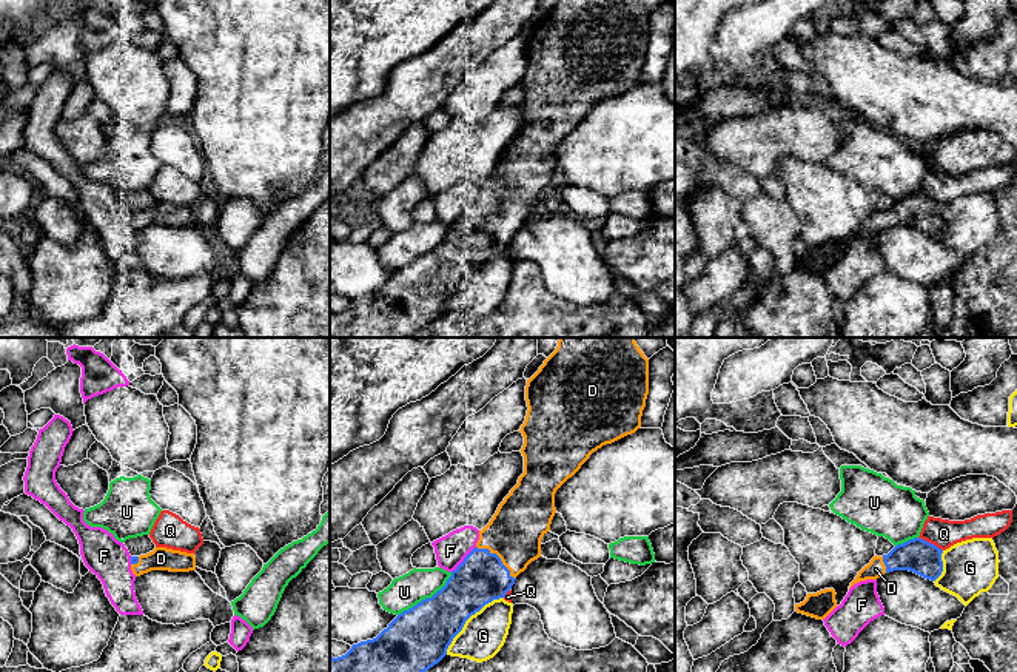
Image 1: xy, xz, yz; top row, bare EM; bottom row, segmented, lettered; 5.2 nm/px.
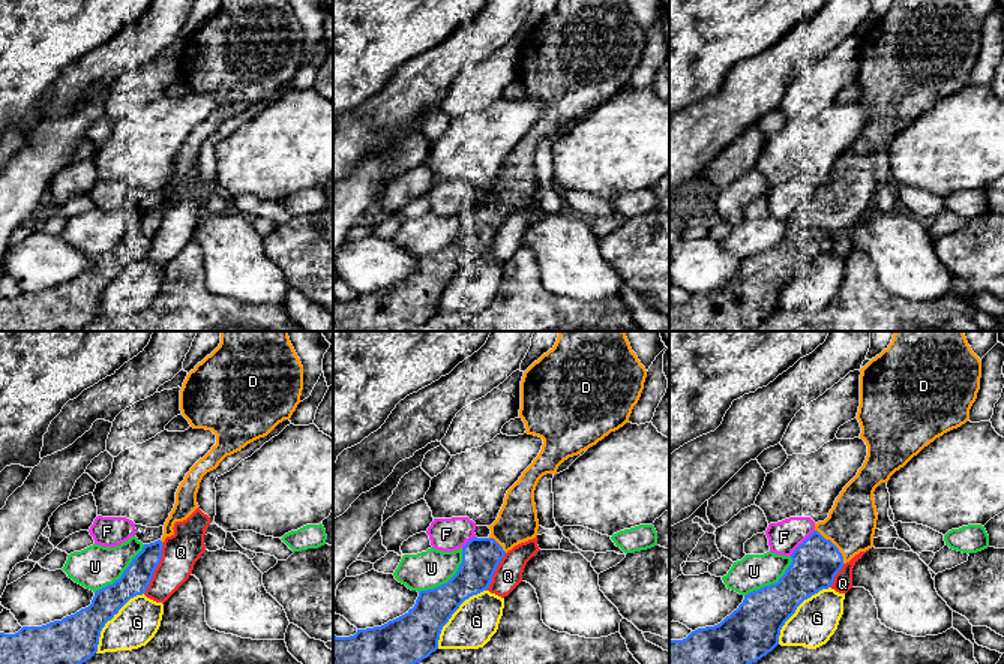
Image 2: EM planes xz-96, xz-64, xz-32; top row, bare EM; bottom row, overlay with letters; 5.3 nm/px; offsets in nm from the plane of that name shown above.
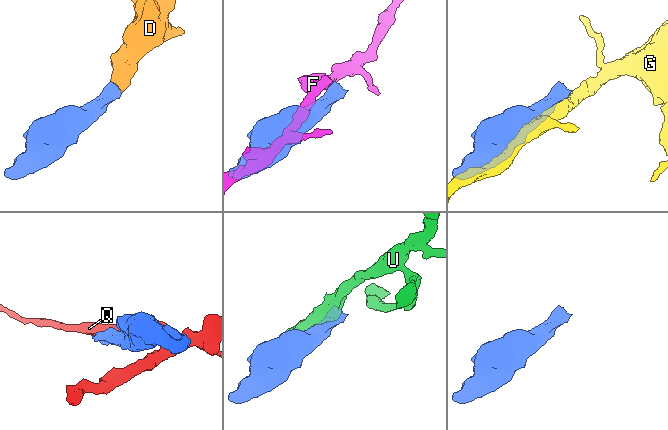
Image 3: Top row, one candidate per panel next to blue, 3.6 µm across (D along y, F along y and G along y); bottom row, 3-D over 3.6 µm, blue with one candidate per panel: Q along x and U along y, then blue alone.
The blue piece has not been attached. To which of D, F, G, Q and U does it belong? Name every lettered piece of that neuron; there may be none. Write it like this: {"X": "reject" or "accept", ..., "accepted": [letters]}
{"D": "accept", "F": "reject", "G": "reject", "Q": "reject", "U": "reject", "accepted": ["D"]}

